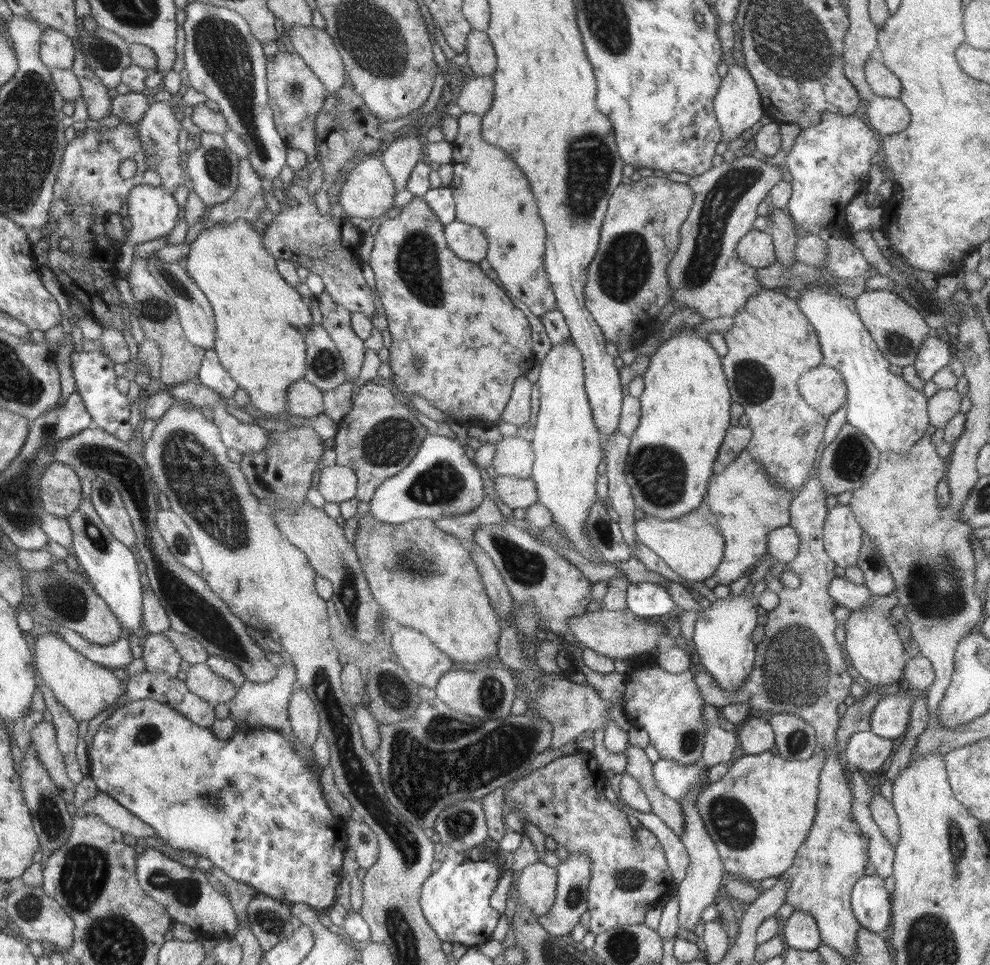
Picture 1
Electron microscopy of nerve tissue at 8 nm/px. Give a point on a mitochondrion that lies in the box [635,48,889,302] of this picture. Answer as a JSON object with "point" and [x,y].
{"point":[720,200]}

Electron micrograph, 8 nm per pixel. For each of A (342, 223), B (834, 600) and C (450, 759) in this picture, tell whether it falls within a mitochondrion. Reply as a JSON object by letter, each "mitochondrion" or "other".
{"A":"other","B":"other","C":"mitochondrion"}

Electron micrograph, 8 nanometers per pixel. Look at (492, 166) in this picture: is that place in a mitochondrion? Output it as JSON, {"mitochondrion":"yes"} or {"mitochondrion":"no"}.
{"mitochondrion":"no"}

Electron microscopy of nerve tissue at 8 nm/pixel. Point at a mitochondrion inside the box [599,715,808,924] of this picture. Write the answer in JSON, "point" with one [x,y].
{"point":[733,825]}

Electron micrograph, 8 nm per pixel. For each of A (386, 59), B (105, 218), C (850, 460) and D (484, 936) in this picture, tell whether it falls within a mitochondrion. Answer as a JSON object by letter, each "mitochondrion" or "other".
{"A":"mitochondrion","B":"other","C":"mitochondrion","D":"other"}

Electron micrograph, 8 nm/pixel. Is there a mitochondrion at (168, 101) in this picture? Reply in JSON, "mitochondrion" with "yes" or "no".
{"mitochondrion":"no"}

